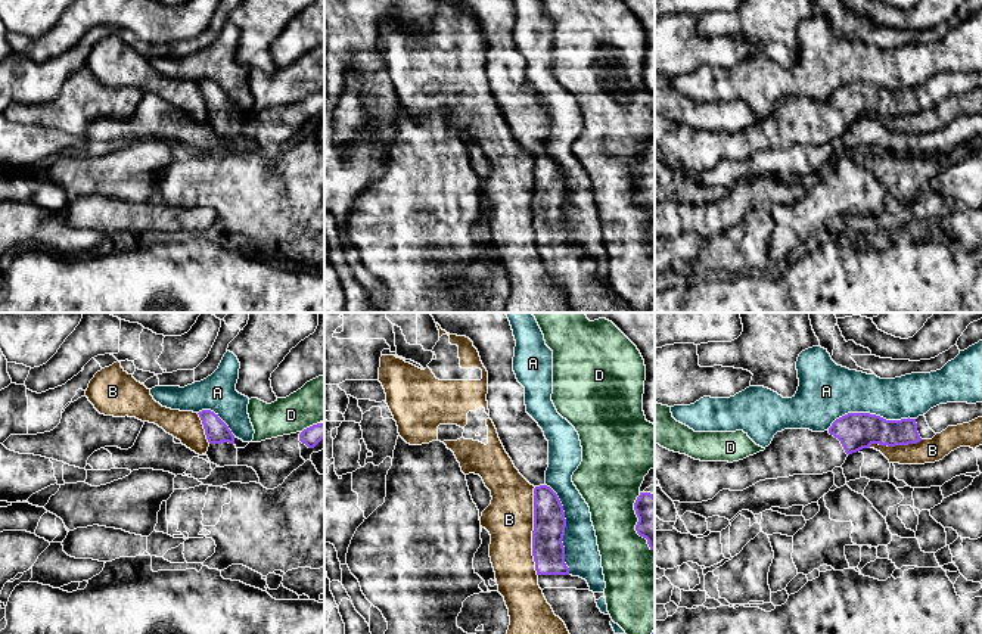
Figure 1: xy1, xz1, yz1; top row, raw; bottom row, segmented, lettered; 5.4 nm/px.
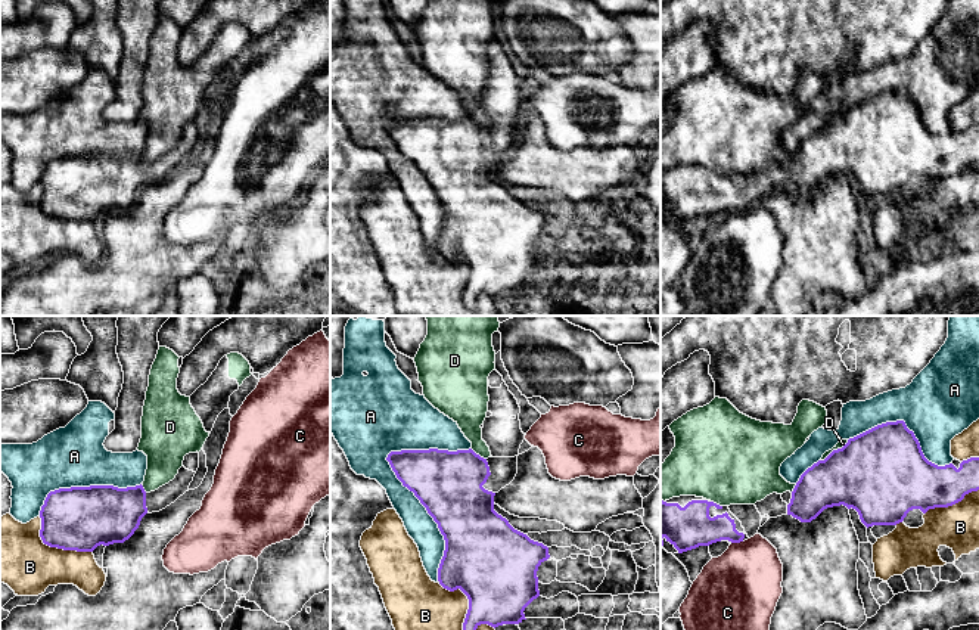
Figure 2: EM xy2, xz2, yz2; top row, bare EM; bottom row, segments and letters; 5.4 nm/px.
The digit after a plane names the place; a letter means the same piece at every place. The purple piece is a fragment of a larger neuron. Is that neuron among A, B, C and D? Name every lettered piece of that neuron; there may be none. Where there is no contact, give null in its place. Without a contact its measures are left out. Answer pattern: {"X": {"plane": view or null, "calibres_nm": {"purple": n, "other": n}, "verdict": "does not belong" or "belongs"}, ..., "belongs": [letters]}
{"A": {"plane": "xz2", "calibres_nm": {"purple": 360, "other": 160}, "verdict": "does not belong"}, "B": {"plane": "xz1", "calibres_nm": {"purple": 180, "other": 260}, "verdict": "does not belong"}, "C": {"plane": "yz2", "calibres_nm": {"purple": 220, "other": 420}, "verdict": "does not belong"}, "D": {"plane": "yz2", "calibres_nm": {"purple": 440, "other": 40}, "verdict": "does not belong"}, "belongs": []}

